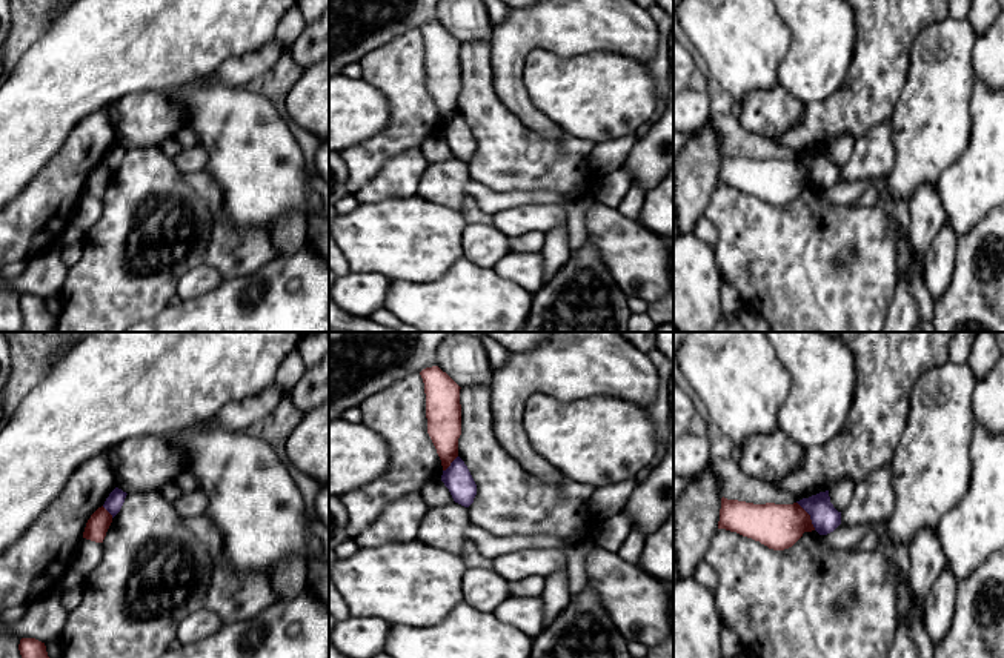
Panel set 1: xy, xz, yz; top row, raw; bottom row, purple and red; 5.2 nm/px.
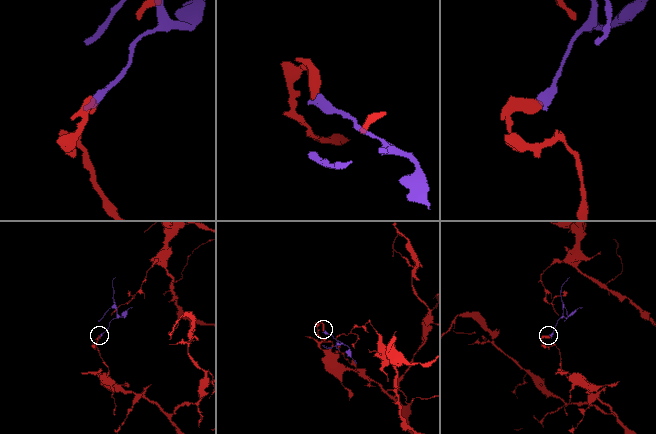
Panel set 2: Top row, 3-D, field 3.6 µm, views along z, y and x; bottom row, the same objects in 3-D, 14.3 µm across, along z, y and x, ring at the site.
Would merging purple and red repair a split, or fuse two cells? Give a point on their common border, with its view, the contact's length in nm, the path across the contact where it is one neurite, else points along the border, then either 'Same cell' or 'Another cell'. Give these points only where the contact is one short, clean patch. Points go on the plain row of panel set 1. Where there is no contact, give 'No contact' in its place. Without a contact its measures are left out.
Touches purple at yz (809, 169). Shared border 180 nm. Boundary: yz (797, 157), (809, 171), (815, 185). Another cell

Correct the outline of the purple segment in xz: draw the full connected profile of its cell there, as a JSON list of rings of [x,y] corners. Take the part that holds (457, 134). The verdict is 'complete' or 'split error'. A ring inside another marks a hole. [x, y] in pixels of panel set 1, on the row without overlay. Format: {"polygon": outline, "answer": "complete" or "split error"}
{"polygon": [[[457,112],[450,121],[443,126],[441,137],[449,145],[455,158],[464,163],[469,163],[474,158],[477,140],[460,112]]], "answer": "complete"}

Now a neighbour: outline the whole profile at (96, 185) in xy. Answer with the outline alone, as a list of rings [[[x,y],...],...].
[[[103,161],[98,163],[86,178],[83,194],[103,198],[111,178],[112,171]]]

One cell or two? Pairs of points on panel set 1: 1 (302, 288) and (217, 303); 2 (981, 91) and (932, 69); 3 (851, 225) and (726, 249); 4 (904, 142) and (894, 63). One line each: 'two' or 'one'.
1: one
2: two
3: one
4: two

